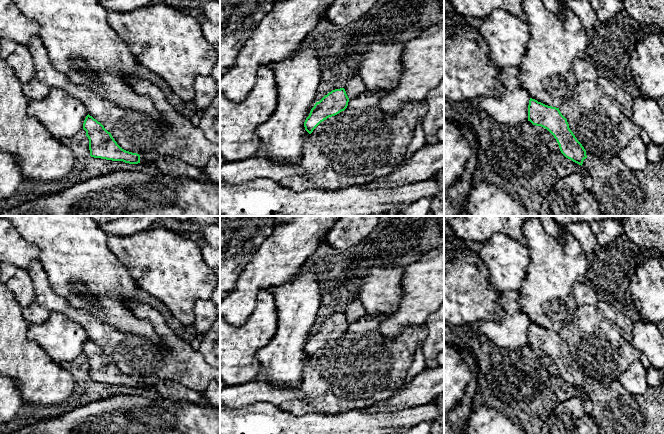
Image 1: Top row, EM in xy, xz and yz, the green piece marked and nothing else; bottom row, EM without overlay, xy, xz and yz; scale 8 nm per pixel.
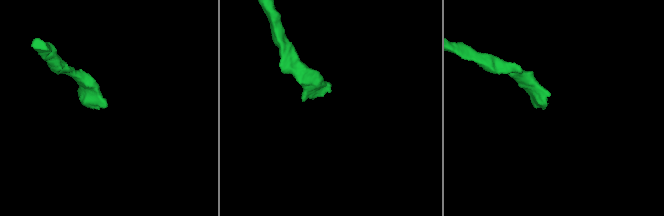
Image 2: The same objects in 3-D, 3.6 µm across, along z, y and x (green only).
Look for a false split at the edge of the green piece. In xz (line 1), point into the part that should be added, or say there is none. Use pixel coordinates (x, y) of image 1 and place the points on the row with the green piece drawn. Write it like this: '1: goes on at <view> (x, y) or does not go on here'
1: does not go on here

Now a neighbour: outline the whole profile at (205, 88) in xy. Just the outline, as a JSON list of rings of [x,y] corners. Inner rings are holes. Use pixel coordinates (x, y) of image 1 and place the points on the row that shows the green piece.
[[[198,75],[194,80],[194,103],[197,109],[206,110],[218,95],[218,88],[211,75]]]

